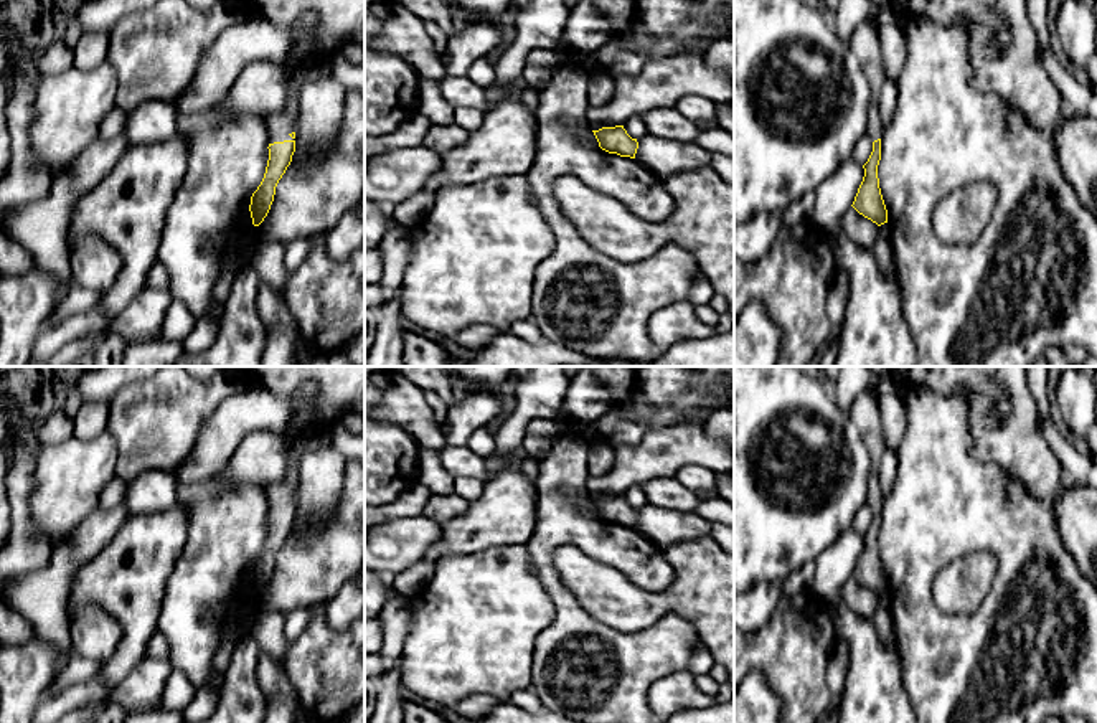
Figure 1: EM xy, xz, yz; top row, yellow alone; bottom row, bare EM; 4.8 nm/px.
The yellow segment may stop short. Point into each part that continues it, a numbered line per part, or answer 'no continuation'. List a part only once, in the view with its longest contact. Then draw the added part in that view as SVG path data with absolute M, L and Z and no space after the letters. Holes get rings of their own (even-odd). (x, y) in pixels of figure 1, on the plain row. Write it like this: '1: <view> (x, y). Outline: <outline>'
1: xy (279, 494). Outline: M290 452L285 477L280 482L266 484L266 497L269 503L269 513L295 510L290 507L297 500L297 469L302 452Z

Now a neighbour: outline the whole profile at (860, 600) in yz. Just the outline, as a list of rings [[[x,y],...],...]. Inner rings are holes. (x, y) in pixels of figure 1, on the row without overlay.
[[[850,576],[841,591],[840,599],[846,604],[856,616],[873,621],[873,616],[879,606],[879,596],[871,589],[859,584],[853,576]]]

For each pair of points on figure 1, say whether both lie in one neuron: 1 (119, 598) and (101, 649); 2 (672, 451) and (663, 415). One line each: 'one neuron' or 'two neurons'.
1: two neurons
2: two neurons

